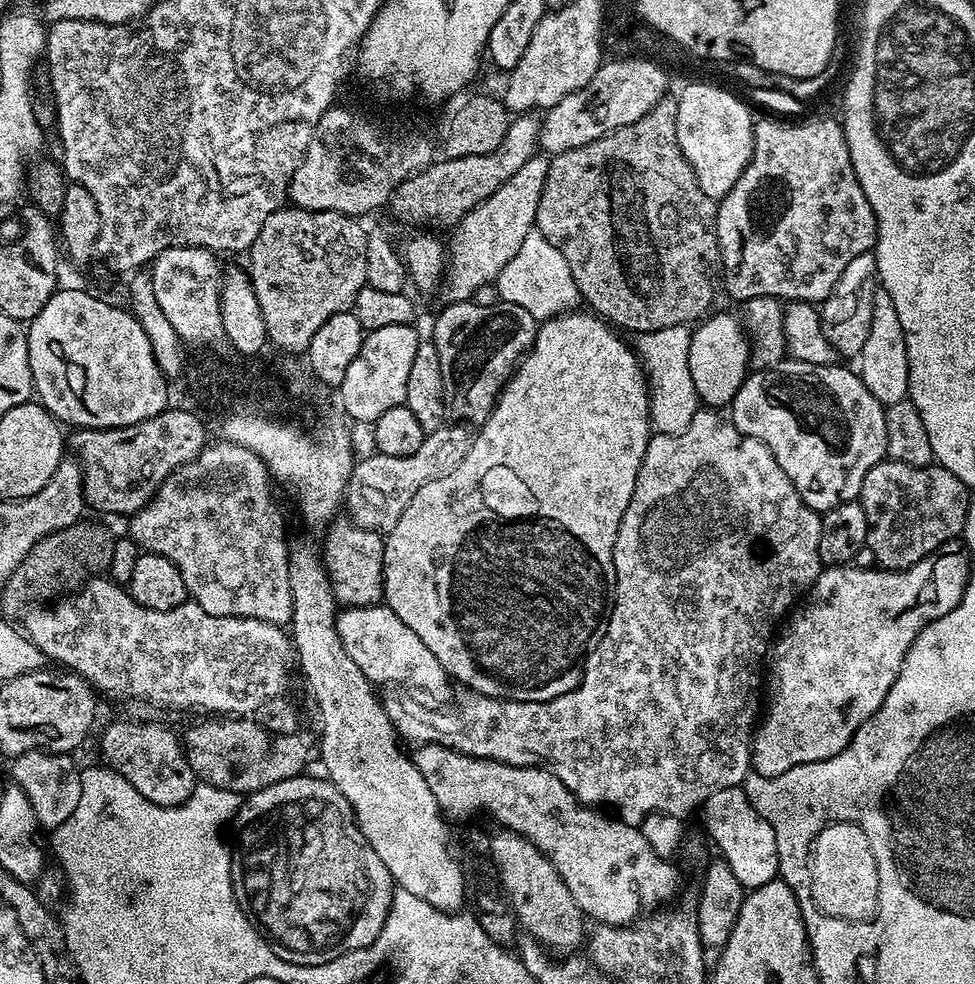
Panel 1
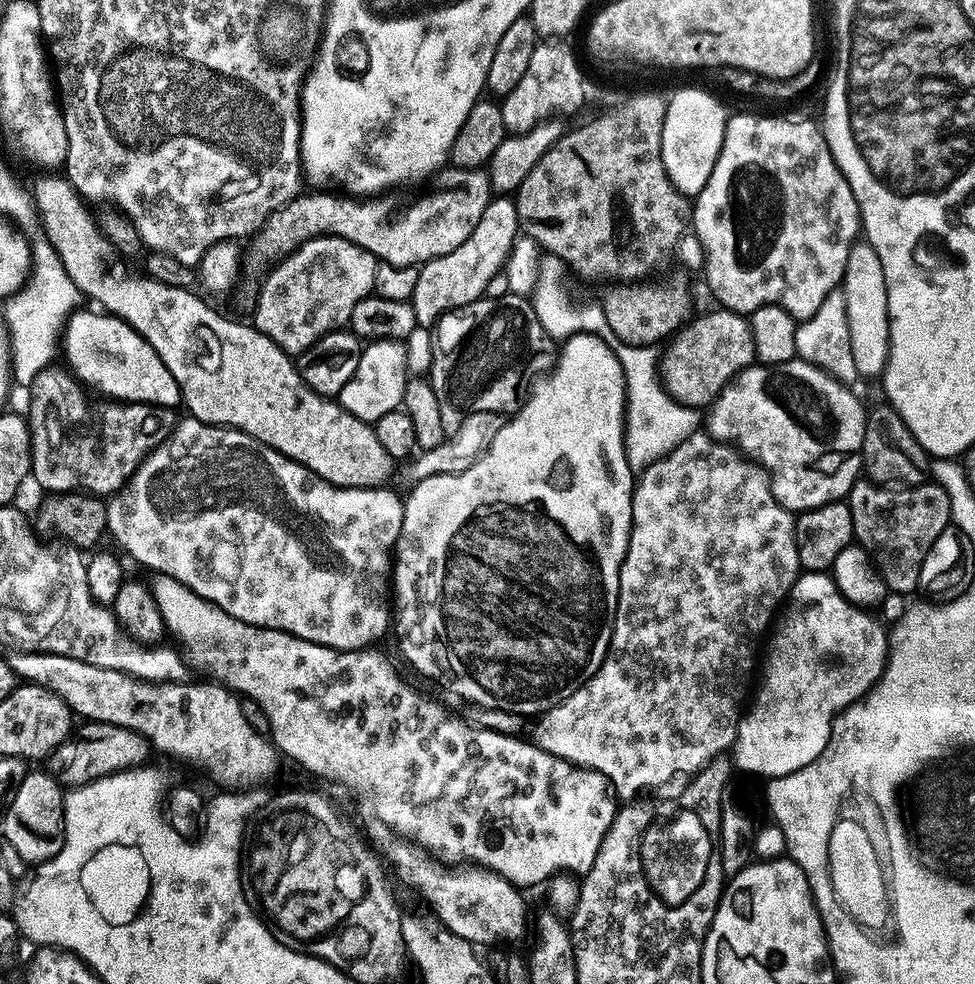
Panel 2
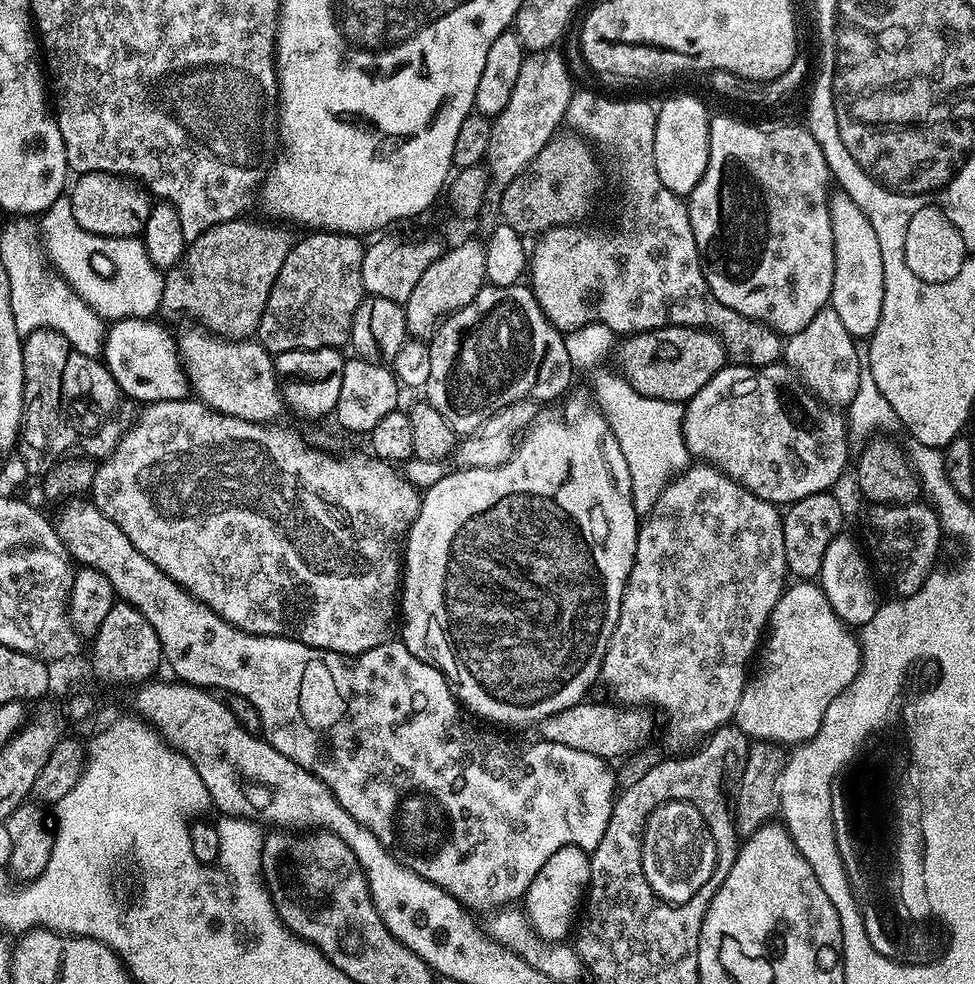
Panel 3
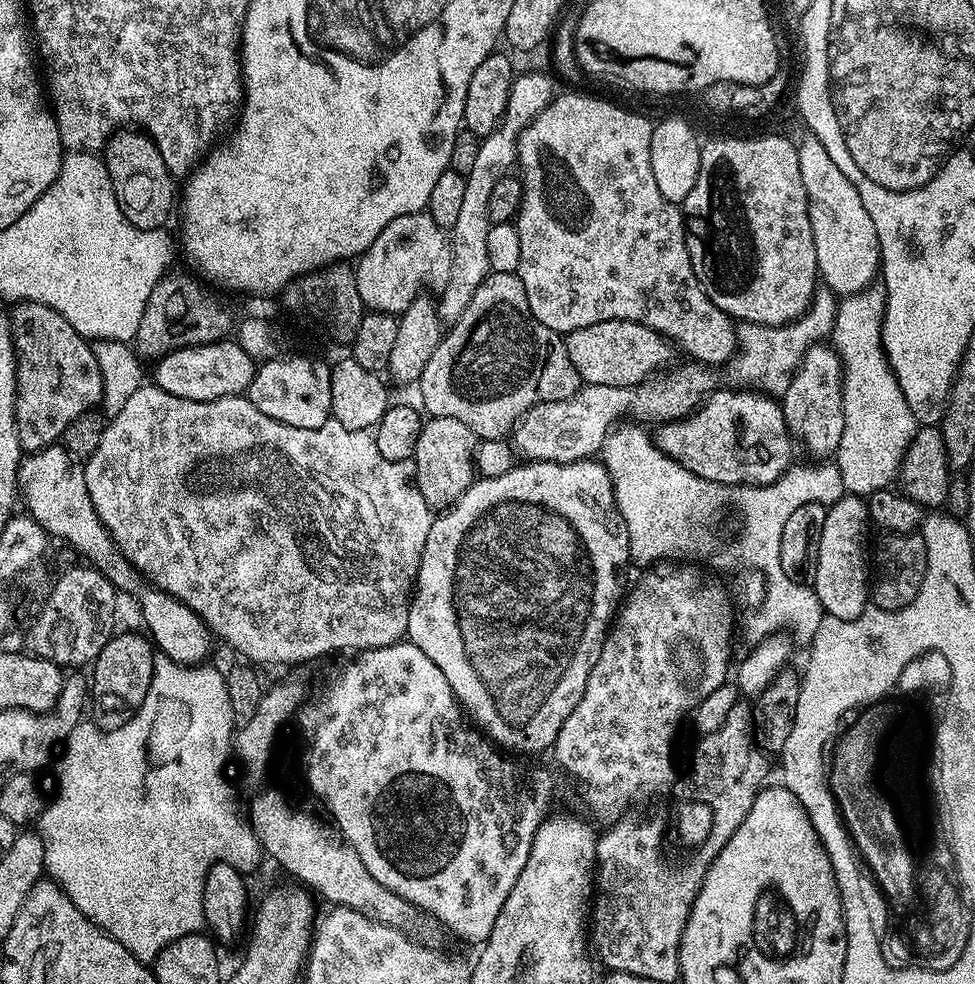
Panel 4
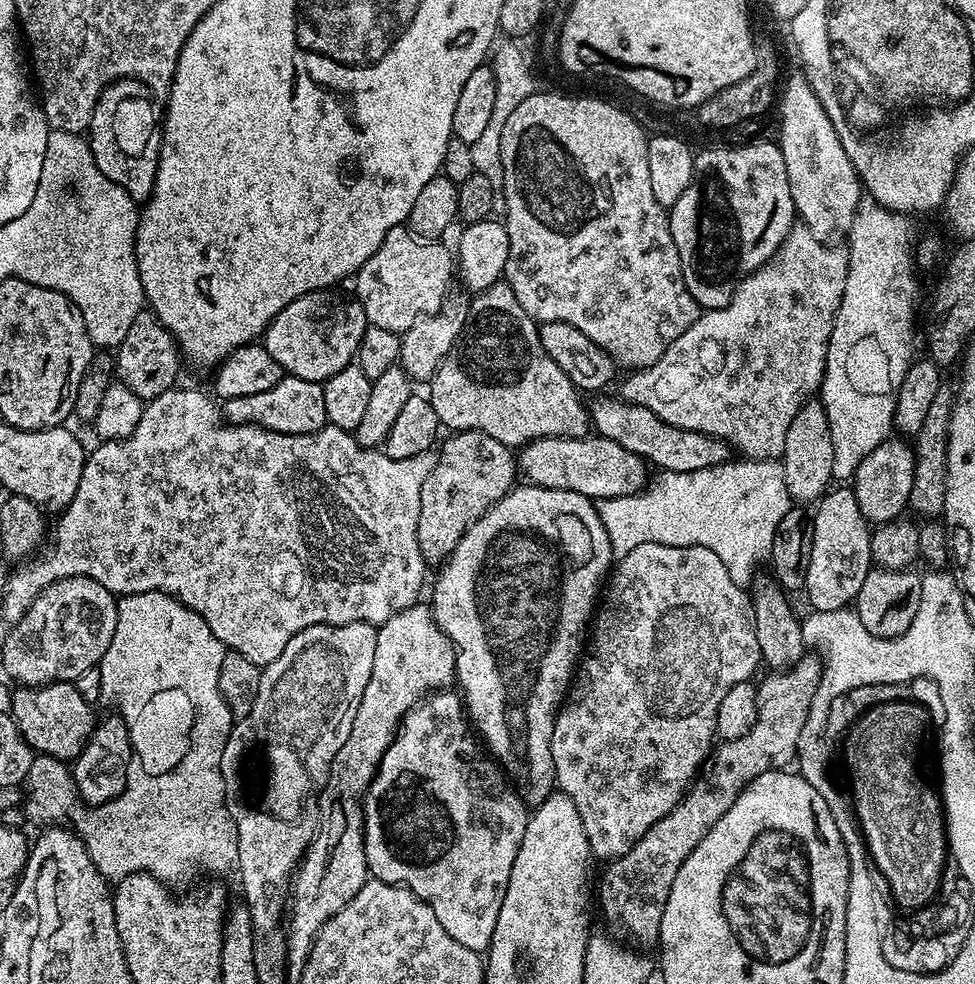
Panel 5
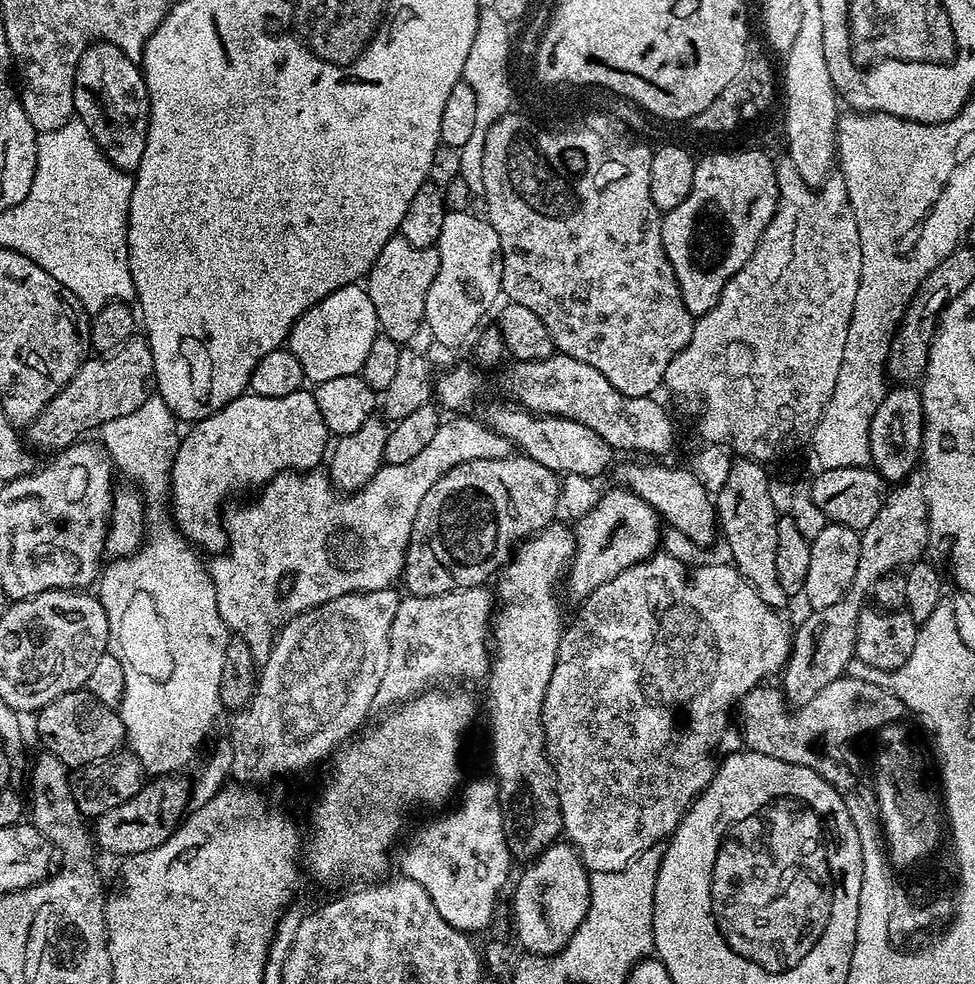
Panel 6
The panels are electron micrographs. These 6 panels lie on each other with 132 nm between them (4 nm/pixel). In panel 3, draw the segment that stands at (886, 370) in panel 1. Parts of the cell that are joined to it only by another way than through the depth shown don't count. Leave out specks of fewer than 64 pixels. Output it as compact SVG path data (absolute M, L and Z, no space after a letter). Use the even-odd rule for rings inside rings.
M842 190L829 195L830 230L834 230L834 286L830 306L838 318L842 318L842 326L854 338L871 338L878 326L878 318L882 318L882 298L884 297L884 275L882 274L882 250L878 246L878 234L874 234L874 226L862 214L858 202Z

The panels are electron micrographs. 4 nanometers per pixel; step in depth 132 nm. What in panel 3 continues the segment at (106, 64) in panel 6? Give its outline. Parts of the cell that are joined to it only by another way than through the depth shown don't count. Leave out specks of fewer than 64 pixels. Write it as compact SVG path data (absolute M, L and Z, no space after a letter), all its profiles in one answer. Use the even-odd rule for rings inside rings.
M90 172L77 180L80 181L76 185L71 185L70 199L74 222L78 222L82 230L99 236L139 237L143 233L153 205L149 193L139 183L108 172Z

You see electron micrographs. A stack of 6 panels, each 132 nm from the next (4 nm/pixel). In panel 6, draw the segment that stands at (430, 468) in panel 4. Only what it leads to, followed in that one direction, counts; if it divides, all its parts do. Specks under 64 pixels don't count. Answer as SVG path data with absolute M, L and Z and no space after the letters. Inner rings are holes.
M523 454L454 466L454 470L442 474L442 478L430 486L426 498L422 498L422 506L418 506L418 518L414 518L408 539L402 584L414 596L437 596L459 588L487 585L487 580L491 581L512 559L519 545L557 519L560 483L562 480L557 473L546 470L542 462L534 462L534 458Z

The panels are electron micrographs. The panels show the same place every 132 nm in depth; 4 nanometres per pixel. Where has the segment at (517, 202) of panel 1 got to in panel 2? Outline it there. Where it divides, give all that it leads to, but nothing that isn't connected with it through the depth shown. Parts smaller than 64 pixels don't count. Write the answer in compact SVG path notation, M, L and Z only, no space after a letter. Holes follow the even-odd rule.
M504 194L497 195L488 203L486 210L482 210L478 226L474 226L470 238L466 238L458 250L450 250L450 254L442 254L442 258L419 265L418 282L410 301L417 325L421 329L431 329L445 312L452 312L481 299L486 282L505 271L505 264L520 231L515 199Z

